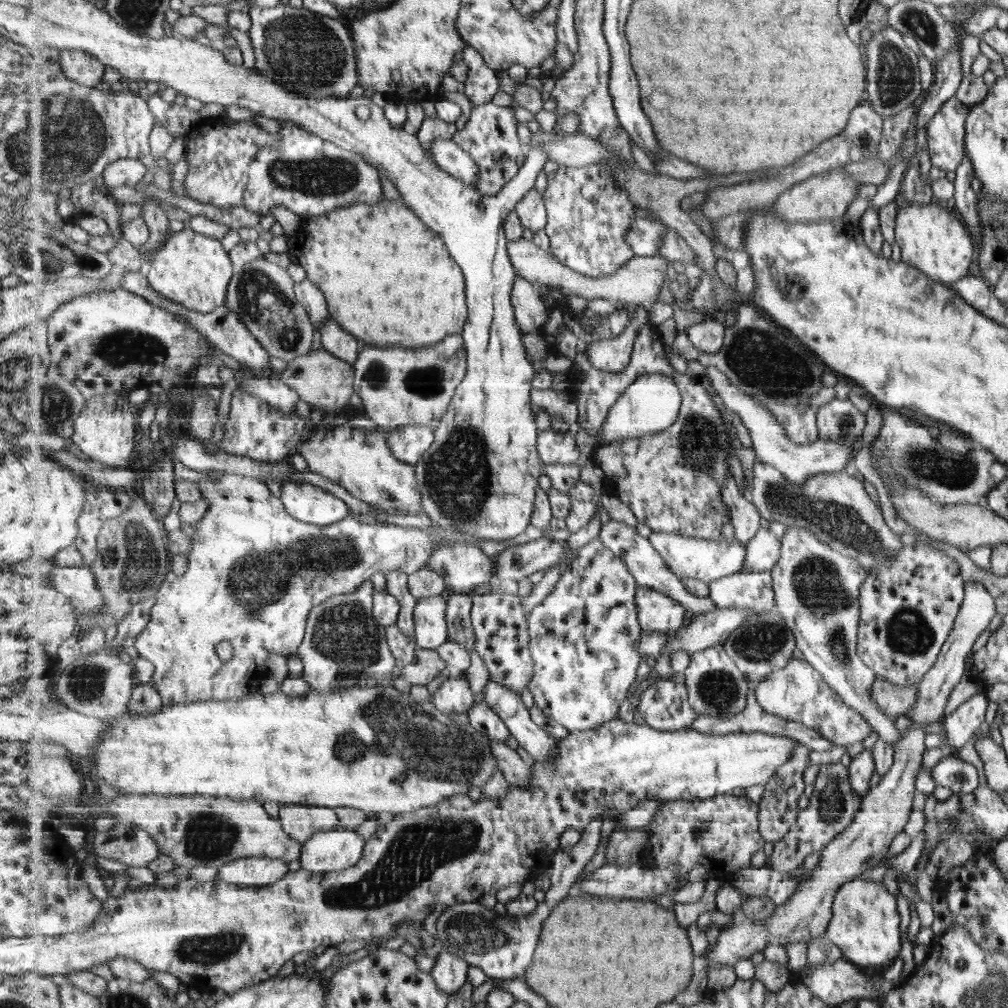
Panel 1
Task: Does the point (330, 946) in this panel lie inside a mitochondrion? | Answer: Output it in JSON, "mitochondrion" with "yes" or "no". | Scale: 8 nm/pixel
{"mitochondrion":"no"}

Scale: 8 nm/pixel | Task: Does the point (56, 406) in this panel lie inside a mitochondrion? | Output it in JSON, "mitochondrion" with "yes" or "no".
{"mitochondrion":"yes"}

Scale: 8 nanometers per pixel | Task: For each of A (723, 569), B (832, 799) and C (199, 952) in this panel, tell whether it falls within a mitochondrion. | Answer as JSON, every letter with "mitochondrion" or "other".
{"A":"other","B":"mitochondrion","C":"mitochondrion"}

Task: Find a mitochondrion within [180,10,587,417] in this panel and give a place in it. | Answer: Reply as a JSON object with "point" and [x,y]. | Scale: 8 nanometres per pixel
{"point":[305,52]}

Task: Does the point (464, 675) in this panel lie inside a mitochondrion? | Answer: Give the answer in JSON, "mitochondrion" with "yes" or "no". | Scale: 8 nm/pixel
{"mitochondrion":"no"}

